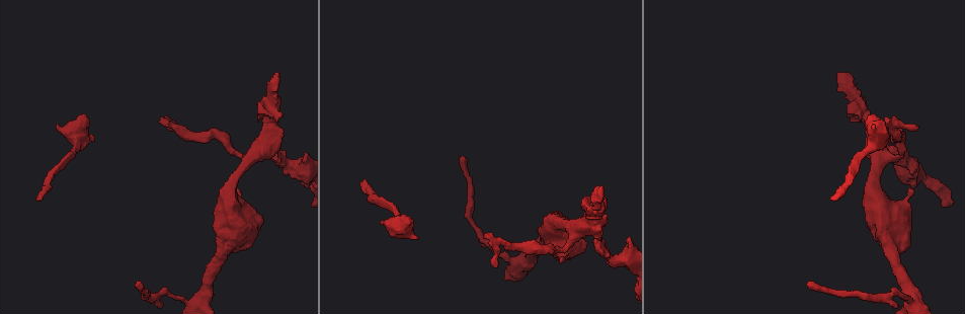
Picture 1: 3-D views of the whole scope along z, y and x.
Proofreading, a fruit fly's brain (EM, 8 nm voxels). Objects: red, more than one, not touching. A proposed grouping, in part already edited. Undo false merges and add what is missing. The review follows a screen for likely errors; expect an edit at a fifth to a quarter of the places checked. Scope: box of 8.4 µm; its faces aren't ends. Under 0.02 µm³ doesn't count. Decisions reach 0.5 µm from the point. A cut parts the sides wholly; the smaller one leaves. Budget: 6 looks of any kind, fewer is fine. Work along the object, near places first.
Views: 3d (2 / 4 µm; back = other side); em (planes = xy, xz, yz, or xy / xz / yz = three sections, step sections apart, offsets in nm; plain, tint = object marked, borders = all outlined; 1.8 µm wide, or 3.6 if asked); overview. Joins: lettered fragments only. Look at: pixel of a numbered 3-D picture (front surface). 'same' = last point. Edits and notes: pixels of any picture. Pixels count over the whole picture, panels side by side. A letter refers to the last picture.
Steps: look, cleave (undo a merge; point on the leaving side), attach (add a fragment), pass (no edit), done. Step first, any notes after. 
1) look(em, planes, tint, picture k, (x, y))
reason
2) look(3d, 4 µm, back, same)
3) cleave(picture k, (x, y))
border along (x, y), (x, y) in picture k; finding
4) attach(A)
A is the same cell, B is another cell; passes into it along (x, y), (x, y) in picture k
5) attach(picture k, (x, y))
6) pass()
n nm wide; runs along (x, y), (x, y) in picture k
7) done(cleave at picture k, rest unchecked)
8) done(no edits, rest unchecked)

look(3d, 4 µm, picture 1, (137, 282))
an open end

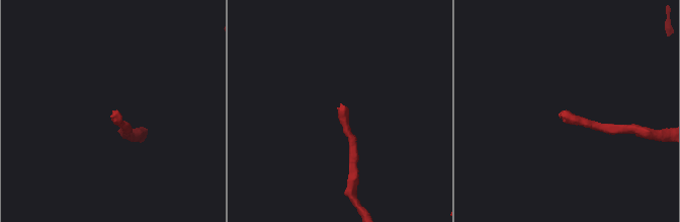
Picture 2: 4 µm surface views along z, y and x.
look(em, 3.6 µm, planes, tint, picture 2, (114, 114))

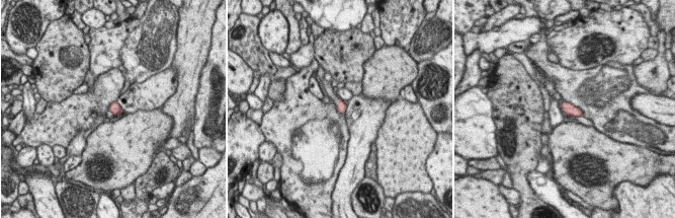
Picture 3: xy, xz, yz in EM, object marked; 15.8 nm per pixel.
look(em, 3.6 µm, planes, borders, same)
see the neighbours

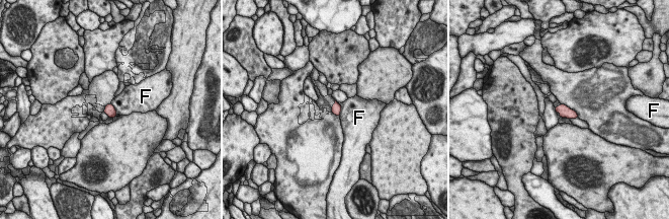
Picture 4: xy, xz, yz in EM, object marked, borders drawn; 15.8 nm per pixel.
pass()
F touches over 200 nm; F is another cell; border along (339, 103), (340, 116) in picture 4; no lettered fragment goes on from it

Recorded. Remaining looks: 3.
look(em, yz, step 4, tint, picture 1, (365, 181))
tapers out

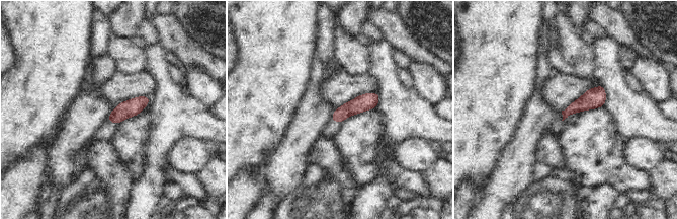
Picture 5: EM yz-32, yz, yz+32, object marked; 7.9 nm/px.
look(em, planes, borders, same)

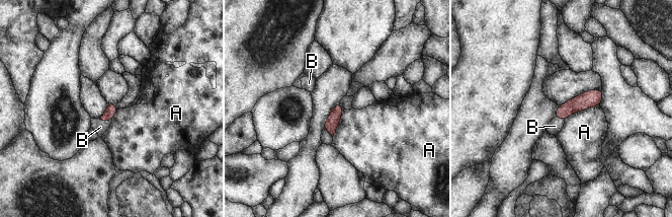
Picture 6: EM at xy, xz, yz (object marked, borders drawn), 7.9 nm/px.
attach(B)
A touches over 300 nm; B is the same cell, A is another cell; passes into it along (111, 109), (105, 120), (100, 127) in picture 6; it goes on there

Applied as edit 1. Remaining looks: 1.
done(attach at picture 6, rest unchecked)

